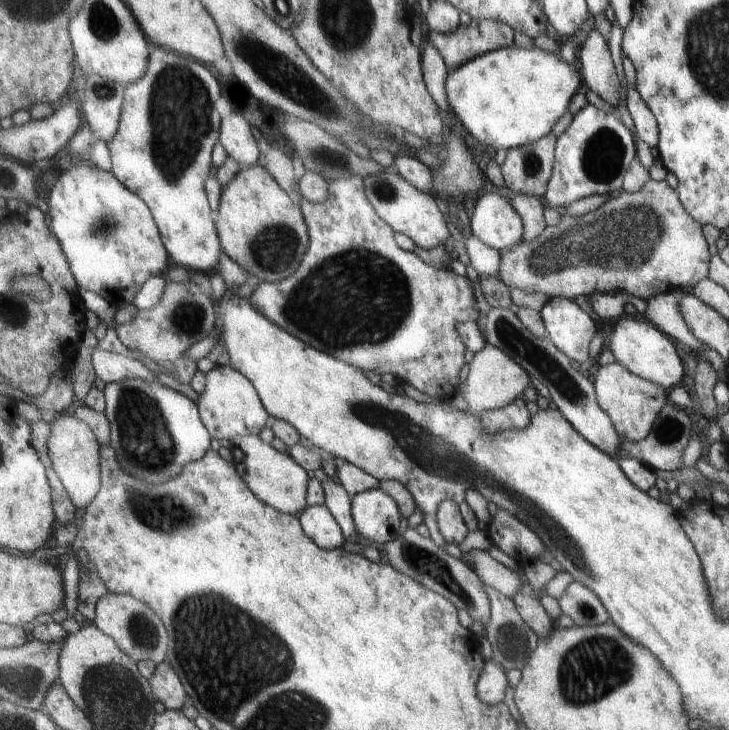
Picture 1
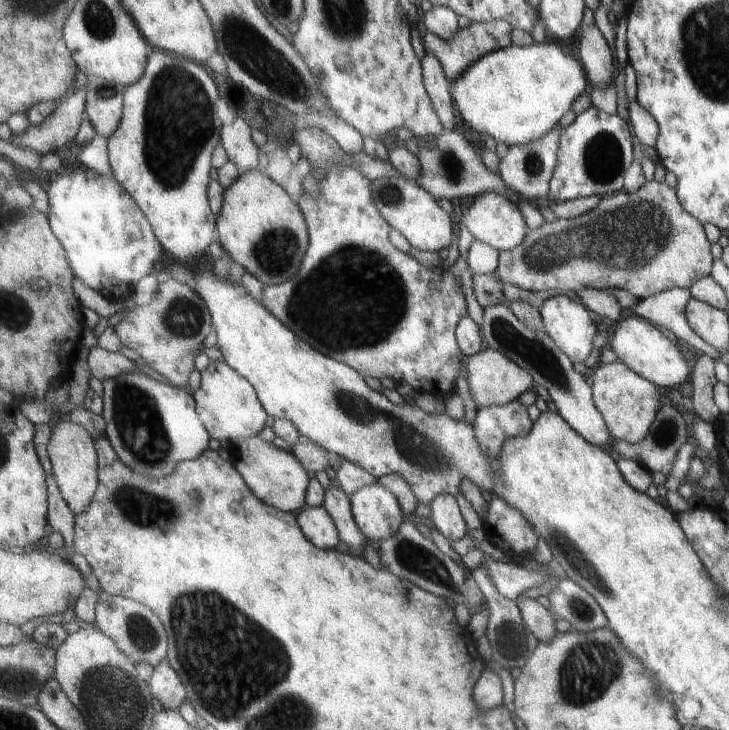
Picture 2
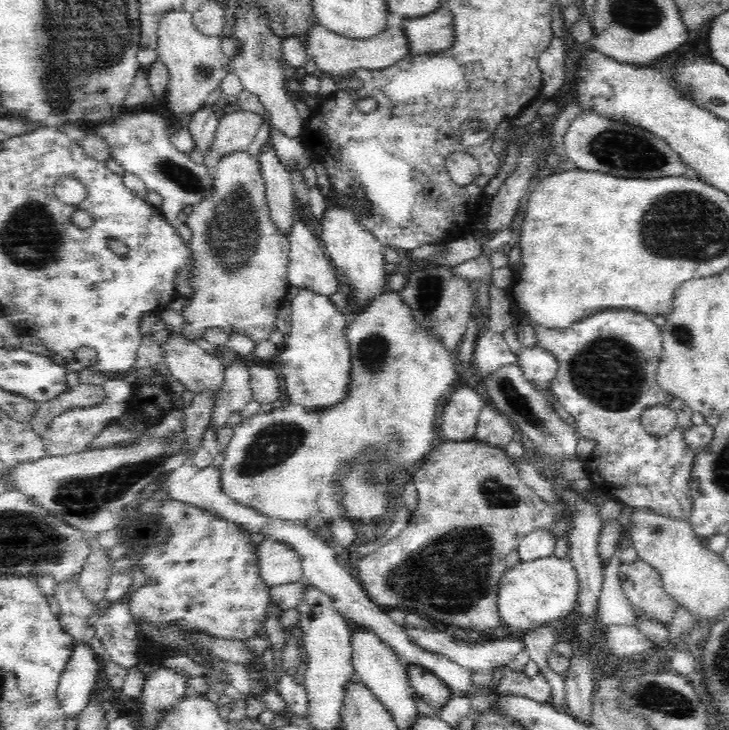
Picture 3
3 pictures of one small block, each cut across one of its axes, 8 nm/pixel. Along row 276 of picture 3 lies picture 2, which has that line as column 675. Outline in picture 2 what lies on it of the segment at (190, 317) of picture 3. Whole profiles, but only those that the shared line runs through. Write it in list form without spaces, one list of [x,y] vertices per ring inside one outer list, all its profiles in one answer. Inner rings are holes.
[[[646,181],[639,190],[633,193],[627,191],[611,192],[603,197],[600,197],[600,201],[585,214],[572,219],[555,219],[552,223],[543,223],[540,227],[537,227],[534,231],[527,232],[527,236],[520,242],[515,248],[508,251],[501,251],[498,253],[498,265],[497,265],[497,279],[507,284],[513,284],[523,288],[523,290],[530,290],[531,292],[561,292],[561,294],[571,296],[575,294],[577,289],[597,289],[600,291],[612,291],[613,288],[621,288],[625,292],[629,292],[637,298],[647,298],[655,293],[666,291],[672,288],[688,289],[693,282],[701,277],[709,277],[710,268],[712,265],[711,254],[709,253],[709,243],[704,235],[702,224],[697,222],[692,216],[689,216],[687,212],[681,208],[680,202],[677,200],[675,189],[668,187],[664,182]]]

